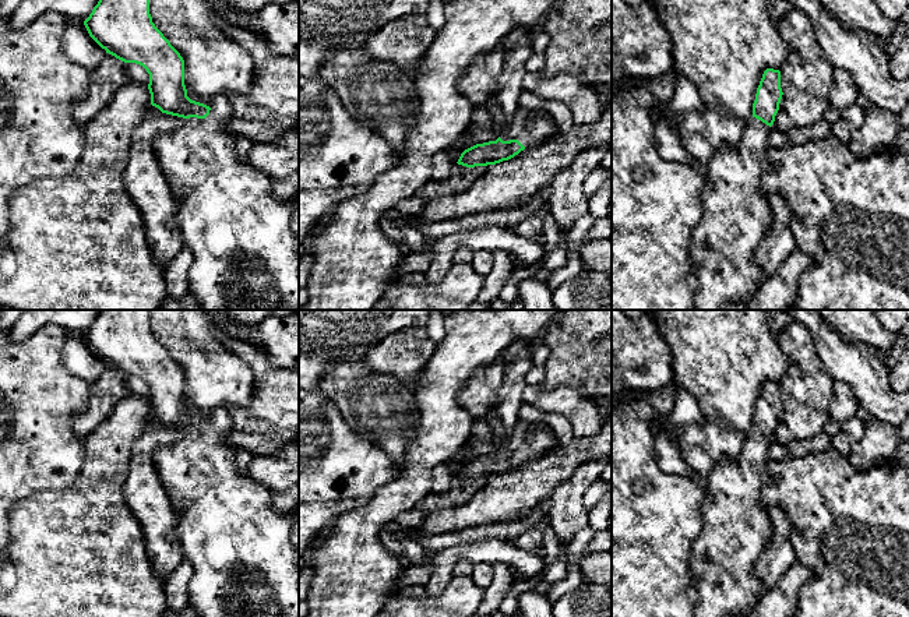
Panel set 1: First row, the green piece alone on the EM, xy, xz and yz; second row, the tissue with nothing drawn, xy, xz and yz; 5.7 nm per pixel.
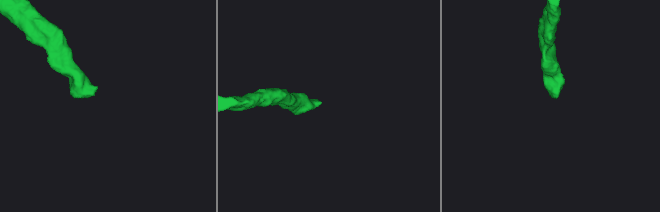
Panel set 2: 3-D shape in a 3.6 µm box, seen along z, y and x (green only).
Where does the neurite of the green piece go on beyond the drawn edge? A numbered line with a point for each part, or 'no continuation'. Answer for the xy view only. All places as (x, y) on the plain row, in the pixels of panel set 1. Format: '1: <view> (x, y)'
1: xy (245, 564)

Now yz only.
1: yz (736, 528)

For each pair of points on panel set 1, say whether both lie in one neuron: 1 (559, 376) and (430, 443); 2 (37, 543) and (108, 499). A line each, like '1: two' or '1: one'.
1: two
2: one

